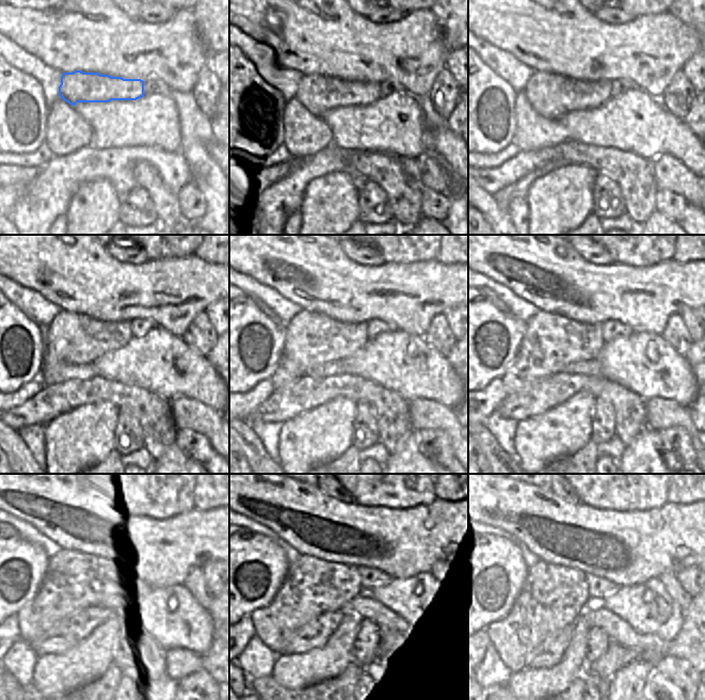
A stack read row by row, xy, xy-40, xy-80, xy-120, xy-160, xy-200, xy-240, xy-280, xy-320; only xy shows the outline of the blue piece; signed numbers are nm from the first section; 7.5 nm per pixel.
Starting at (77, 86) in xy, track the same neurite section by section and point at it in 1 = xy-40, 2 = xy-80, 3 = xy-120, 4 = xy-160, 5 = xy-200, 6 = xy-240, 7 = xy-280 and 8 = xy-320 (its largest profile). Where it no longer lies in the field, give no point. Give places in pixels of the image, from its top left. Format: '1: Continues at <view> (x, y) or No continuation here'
1: Continues at xy-40 (316, 93)
2: Continues at xy-80 (553, 96)
3: Continues at xy-120 (75, 338)
4: Continues at xy-160 (311, 339)
5: Continues at xy-200 (551, 341)
6: Continues at xy-240 (74, 582)
7: Continues at xy-280 (311, 587)
8: Continues at xy-320 (551, 598)

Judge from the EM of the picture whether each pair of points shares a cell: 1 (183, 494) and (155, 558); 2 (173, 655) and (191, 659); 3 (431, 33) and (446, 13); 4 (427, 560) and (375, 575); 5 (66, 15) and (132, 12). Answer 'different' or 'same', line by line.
1: different
2: same
3: different
4: different
5: different

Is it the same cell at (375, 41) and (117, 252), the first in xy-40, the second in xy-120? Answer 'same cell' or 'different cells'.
different cells

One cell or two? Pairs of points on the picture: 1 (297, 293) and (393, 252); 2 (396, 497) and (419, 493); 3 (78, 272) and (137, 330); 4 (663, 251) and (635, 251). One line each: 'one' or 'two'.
1: two
2: one
3: two
4: one

